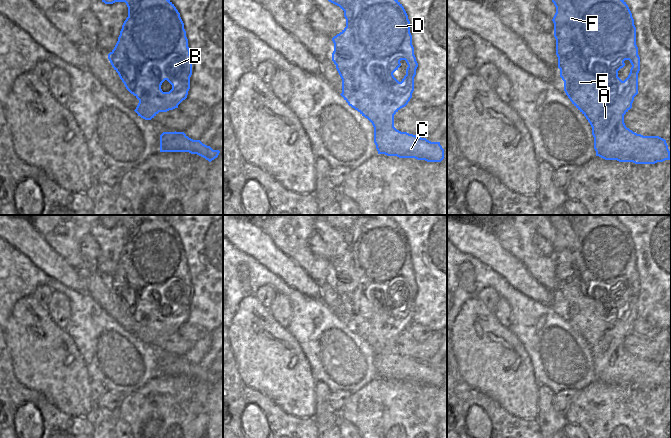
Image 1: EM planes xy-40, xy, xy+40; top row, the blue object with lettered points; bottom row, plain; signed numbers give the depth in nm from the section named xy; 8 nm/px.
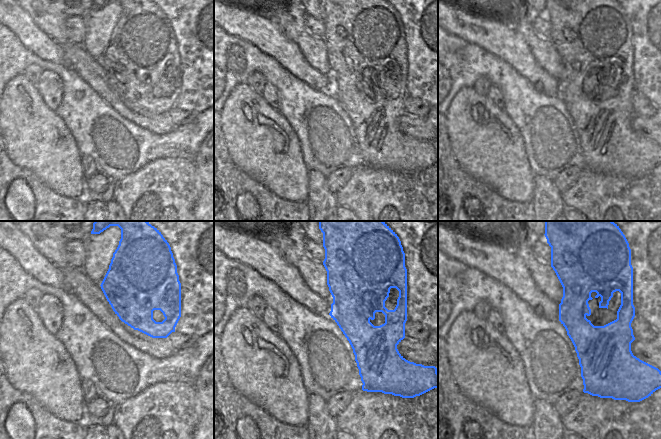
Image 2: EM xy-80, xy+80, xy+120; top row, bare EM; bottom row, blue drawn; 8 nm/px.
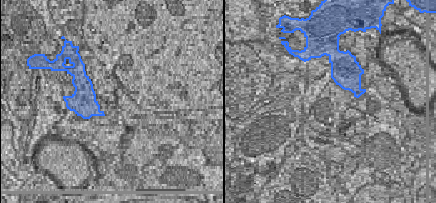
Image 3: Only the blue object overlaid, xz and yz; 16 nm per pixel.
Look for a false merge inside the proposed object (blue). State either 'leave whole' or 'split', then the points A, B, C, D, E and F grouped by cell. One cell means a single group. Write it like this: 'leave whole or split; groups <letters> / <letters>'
leave whole; groups A B C D E F

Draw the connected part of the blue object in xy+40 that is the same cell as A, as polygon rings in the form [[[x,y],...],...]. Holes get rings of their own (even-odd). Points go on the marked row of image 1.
[[[552,0],[556,13],[554,37],[560,77],[564,81],[564,91],[572,104],[586,117],[592,127],[596,156],[605,160],[633,162],[635,164],[655,164],[670,160],[666,140],[659,136],[643,136],[626,127],[624,115],[632,108],[634,97],[638,94],[638,73],[640,57],[636,45],[636,27],[632,13],[624,0]],[[629,60],[632,67],[628,77],[622,81],[618,71]]]

